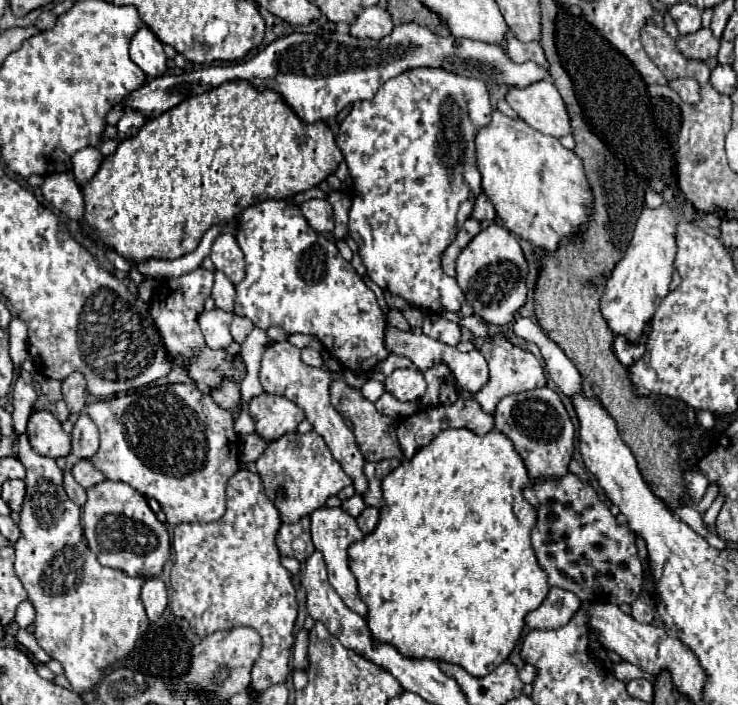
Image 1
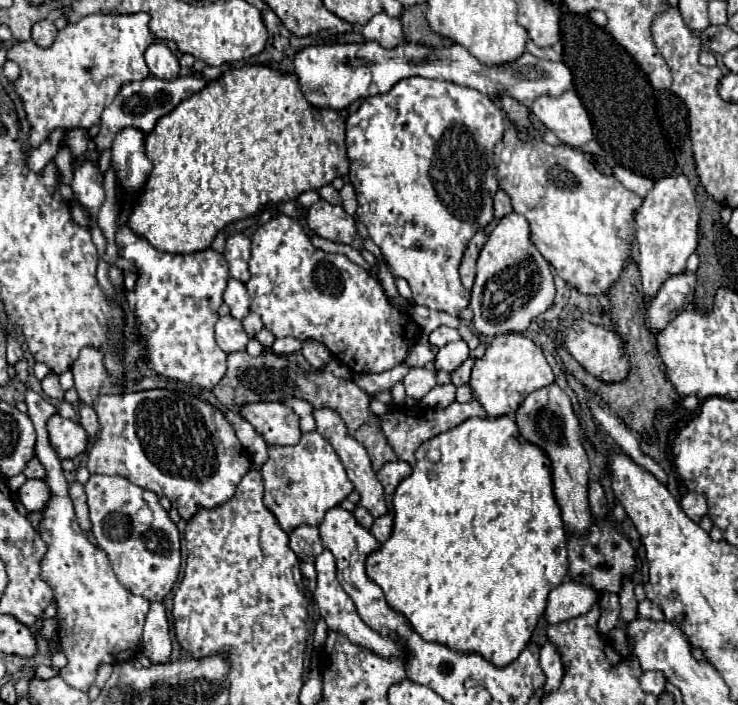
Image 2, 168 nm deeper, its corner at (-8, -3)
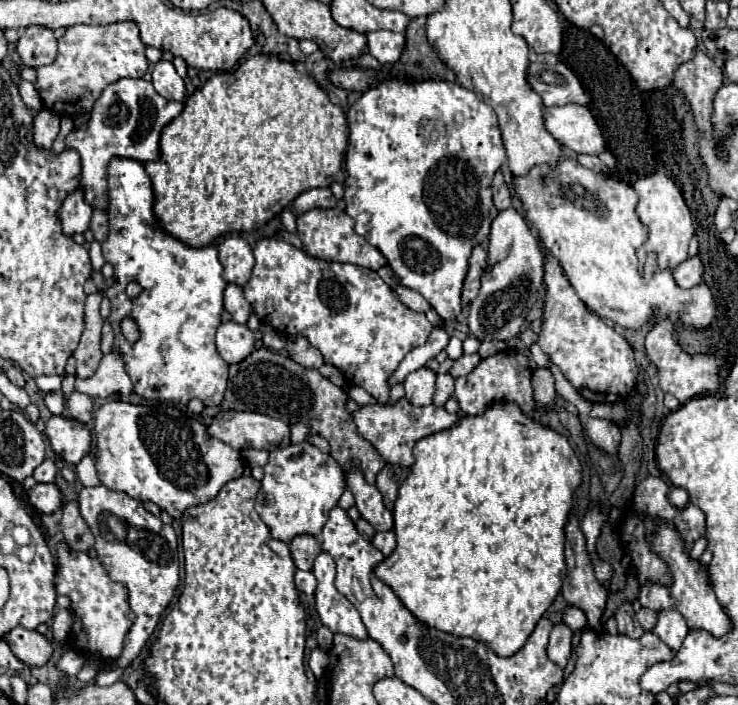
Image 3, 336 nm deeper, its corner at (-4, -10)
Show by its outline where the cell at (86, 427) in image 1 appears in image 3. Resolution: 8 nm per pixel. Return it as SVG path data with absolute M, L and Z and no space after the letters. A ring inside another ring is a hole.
M73 391L71 397L67 399L67 407L71 411L71 417L79 423L89 423L93 417L93 399L85 393Z

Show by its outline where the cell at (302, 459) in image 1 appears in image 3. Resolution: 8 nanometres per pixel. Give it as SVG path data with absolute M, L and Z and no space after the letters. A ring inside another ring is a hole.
M303 441L285 449L271 449L265 465L265 477L257 493L255 511L275 539L291 543L295 535L319 535L329 511L337 505L343 491L345 475L341 465L329 453L323 453L309 441Z

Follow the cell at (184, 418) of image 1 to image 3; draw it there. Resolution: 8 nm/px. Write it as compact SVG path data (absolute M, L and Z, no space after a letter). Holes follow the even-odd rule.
M107 401L95 411L95 437L95 469L99 481L133 499L153 501L175 519L181 519L185 509L215 499L227 481L243 475L243 459L239 459L237 449L211 437L199 419L169 403L133 405L125 401Z

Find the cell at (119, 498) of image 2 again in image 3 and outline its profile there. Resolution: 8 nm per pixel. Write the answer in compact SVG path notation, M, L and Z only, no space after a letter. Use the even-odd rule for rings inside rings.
M105 485L83 487L79 493L79 509L95 535L95 551L109 577L129 589L129 603L137 615L131 631L125 639L123 655L117 659L117 671L103 671L95 677L95 685L107 687L123 677L123 671L139 657L141 649L155 631L161 613L171 603L179 587L179 559L177 537L171 525L165 525L159 517L145 511L143 503L127 493L107 489Z

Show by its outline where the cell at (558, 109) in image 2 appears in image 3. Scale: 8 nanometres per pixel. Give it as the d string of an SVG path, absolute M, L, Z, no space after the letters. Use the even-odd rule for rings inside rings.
M563 105L543 109L545 129L563 145L575 153L599 155L605 149L605 141L591 111L583 105Z

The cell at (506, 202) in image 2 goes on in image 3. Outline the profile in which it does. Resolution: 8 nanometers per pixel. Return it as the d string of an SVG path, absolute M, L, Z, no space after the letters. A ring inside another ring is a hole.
M501 171L495 173L495 179L493 179L493 185L491 185L491 191L493 191L493 203L497 207L497 211L505 211L513 205L513 199L511 199L511 189L507 187L507 181L503 177Z

